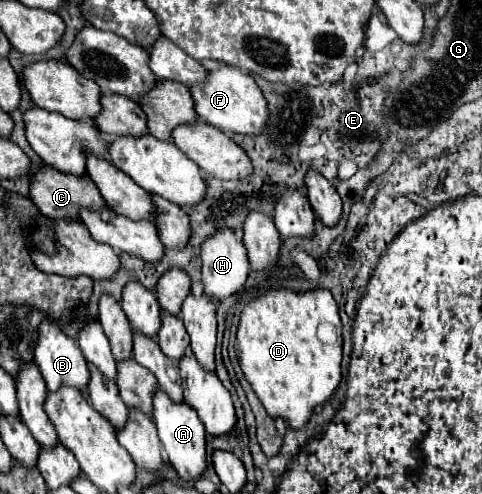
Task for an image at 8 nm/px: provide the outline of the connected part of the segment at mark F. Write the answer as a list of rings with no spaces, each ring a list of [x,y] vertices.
[[[220,65],[216,71],[210,71],[204,83],[194,83],[190,91],[196,103],[196,113],[200,121],[218,127],[226,135],[260,135],[270,123],[268,103],[260,87],[256,85],[254,77],[246,71]]]

